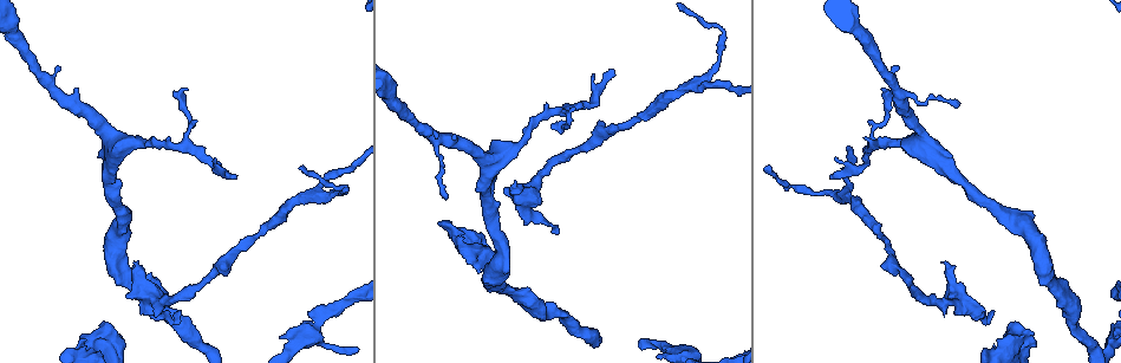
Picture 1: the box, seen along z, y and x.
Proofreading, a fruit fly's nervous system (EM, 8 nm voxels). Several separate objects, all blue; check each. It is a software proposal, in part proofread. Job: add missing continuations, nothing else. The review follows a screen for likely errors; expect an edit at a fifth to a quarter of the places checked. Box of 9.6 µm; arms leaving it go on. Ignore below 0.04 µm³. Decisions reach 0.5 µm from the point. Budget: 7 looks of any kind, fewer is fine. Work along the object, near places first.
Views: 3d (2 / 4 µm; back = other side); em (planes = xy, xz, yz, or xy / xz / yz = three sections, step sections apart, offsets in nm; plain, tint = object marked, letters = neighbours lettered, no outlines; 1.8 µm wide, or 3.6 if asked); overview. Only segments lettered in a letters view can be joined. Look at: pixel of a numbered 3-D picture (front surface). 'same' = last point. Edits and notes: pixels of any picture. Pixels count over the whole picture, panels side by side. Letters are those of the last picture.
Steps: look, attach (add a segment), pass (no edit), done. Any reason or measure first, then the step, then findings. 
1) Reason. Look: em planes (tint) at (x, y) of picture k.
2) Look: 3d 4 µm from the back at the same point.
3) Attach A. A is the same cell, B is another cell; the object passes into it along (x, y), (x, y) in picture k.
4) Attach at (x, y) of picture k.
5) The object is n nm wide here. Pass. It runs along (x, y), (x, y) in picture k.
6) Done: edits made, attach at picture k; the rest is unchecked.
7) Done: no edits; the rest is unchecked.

Branch stops here. Look: em planes (letters) at (516, 181) of picture 1.

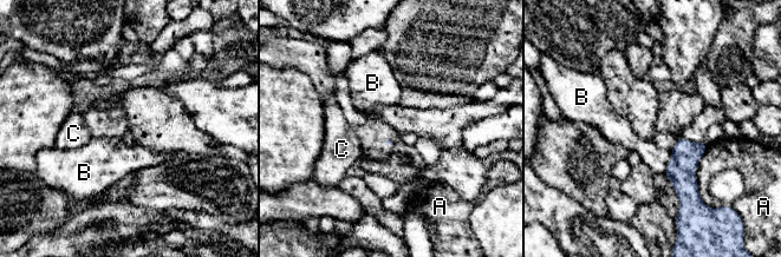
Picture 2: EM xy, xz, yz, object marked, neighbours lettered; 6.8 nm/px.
Pass. A, B and C are other cells; no lettered segment goes on from it.

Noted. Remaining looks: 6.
Sharp bend. Look: 3d 2 µm at (108, 341) of picture 1.

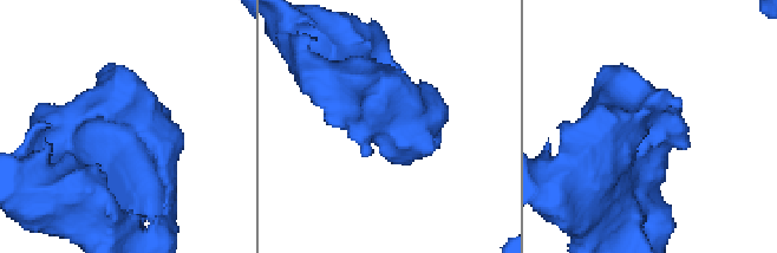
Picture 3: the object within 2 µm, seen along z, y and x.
The arms are 190, 440 nm wide. Look: em xz step 4 (tint) at (396, 117) of picture 3.

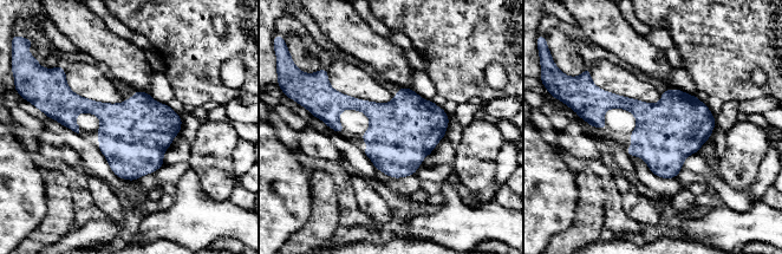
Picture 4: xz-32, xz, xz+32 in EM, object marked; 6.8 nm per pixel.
Look: em planes (letters) at the same point.

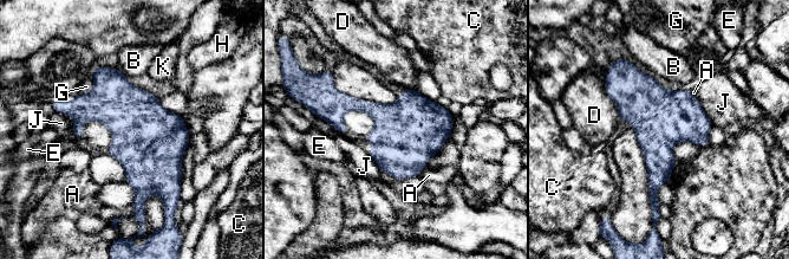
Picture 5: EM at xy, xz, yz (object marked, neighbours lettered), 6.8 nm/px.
The longest contact is with D, 280 nm. Pass. A, B, C, D, E, G, H, J and K are other cells; none of them fits.

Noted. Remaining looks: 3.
An open end. Look: 3d 4 µm from the back at (179, 310) of picture 1.

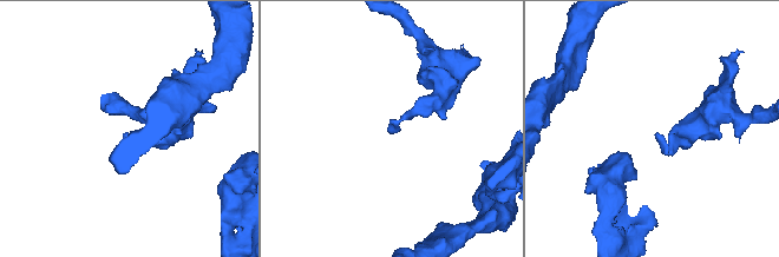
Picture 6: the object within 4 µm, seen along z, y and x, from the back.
Shape alone is not enough. Look: em xz step 16 (letters) at (126, 134) of picture 6.

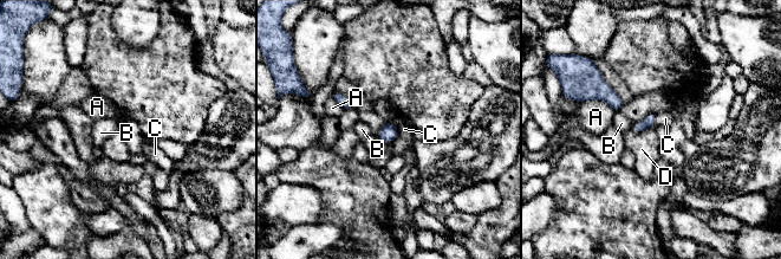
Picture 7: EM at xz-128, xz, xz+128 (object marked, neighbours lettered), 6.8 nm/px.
The longest contact is with A, 260 nm. Pass. A, B, C and D are other cells; a border runs along (655, 124), (642, 131), (632, 129) in picture 7; no lettered segment goes on from it.

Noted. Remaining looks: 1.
Done: no edits; the rest is unchecked.

